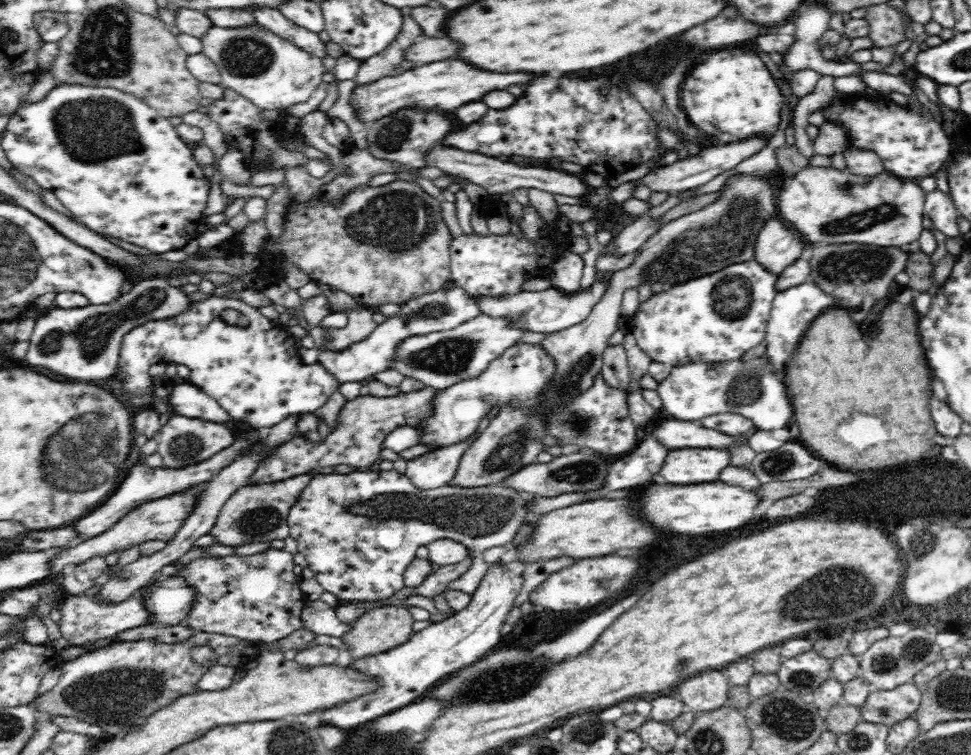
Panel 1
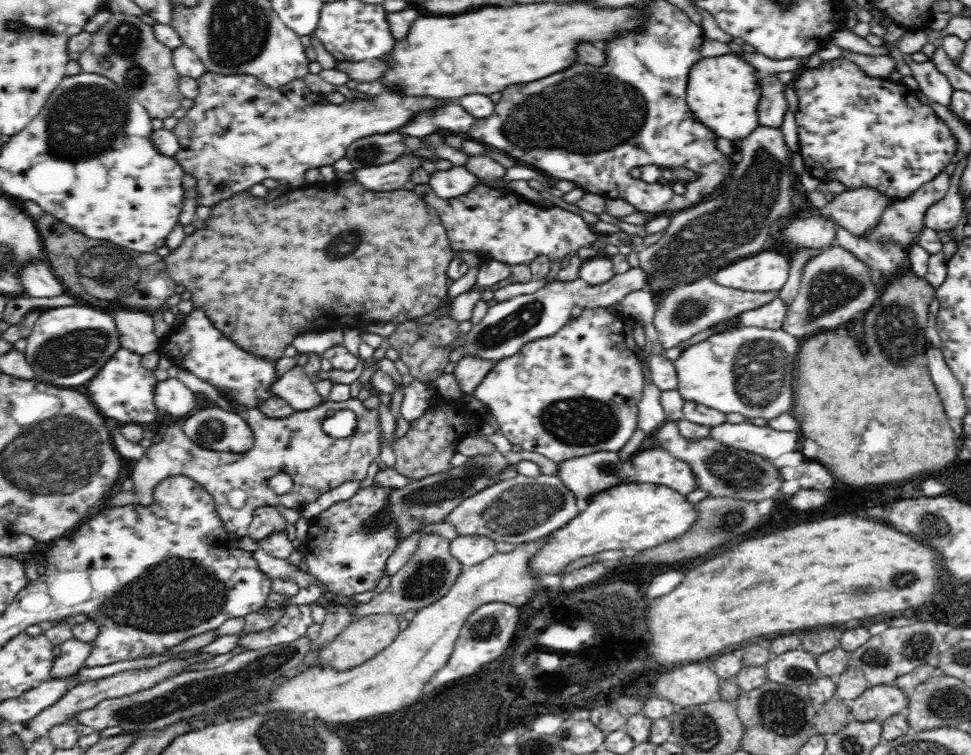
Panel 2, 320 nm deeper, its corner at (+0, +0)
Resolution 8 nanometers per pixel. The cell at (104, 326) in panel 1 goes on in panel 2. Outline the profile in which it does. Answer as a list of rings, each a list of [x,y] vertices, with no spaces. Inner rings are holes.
[[[82,304],[43,311],[27,338],[26,360],[34,368],[36,380],[70,388],[90,382],[120,349],[118,329],[111,313]]]

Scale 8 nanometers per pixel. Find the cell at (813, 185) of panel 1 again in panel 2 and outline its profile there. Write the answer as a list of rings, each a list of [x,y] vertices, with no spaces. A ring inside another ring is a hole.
[[[940,172],[930,182],[922,185],[910,198],[906,200],[893,201],[890,206],[881,214],[881,219],[866,236],[866,240],[889,240],[890,242],[899,242],[899,244],[910,244],[912,238],[916,238],[922,230],[924,224],[924,214],[928,208],[938,203],[946,194],[949,193],[951,174]]]

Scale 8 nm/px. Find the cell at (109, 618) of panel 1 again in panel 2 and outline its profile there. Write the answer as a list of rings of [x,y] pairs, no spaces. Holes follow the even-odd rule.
[[[71,639],[61,644],[61,651],[55,656],[50,670],[49,680],[66,680],[85,666],[85,660],[89,657],[93,643],[84,643],[78,639]]]

